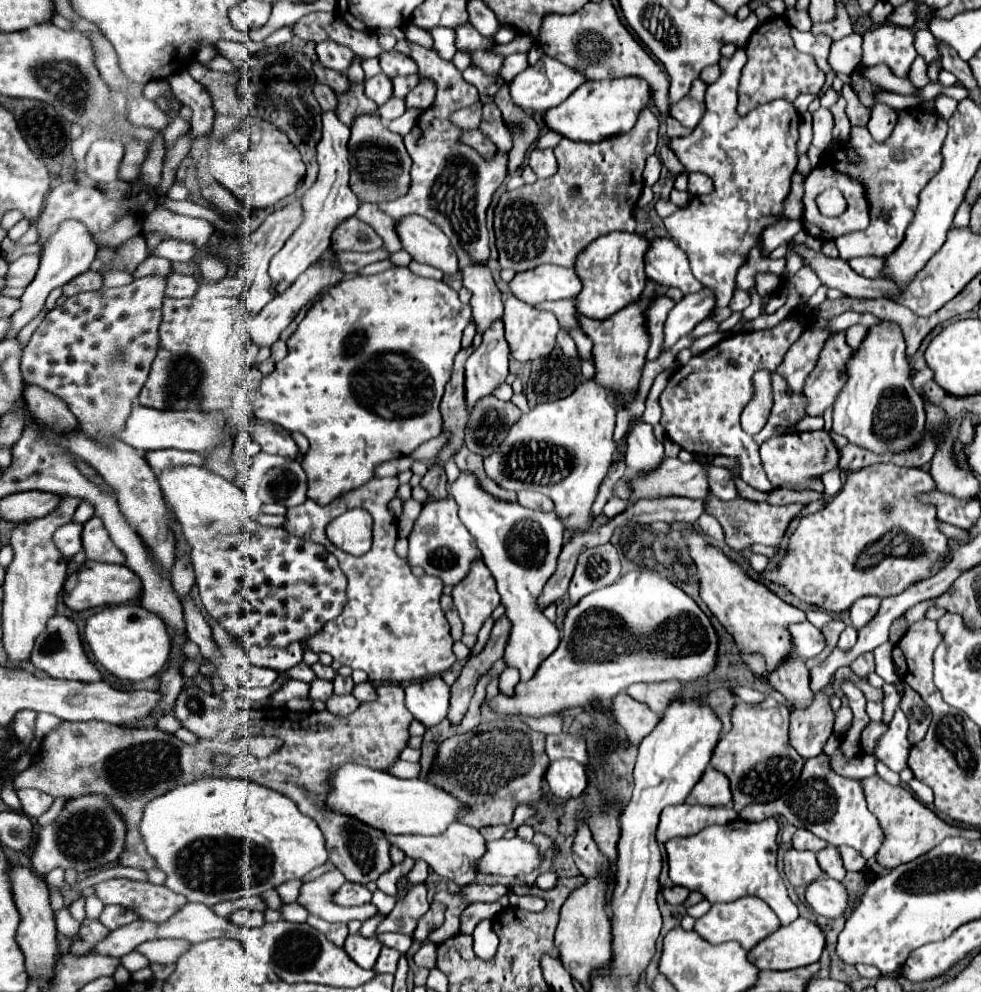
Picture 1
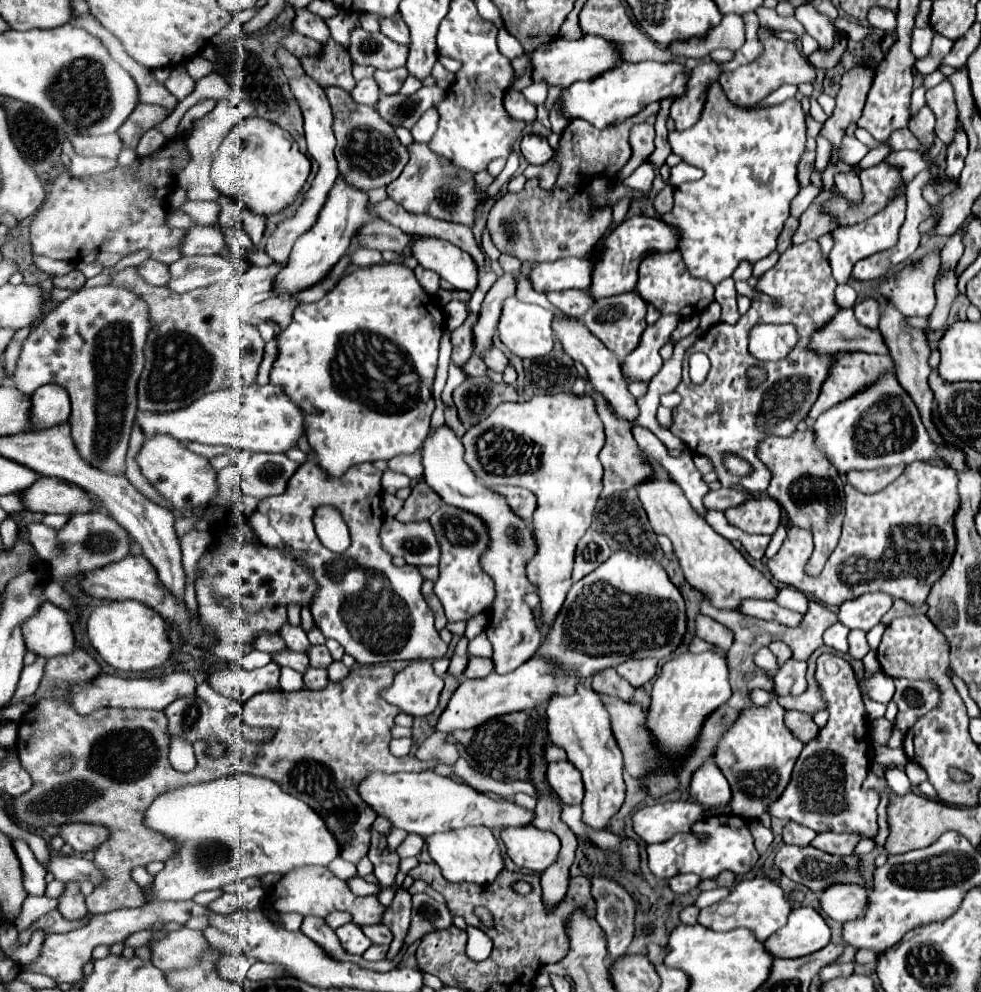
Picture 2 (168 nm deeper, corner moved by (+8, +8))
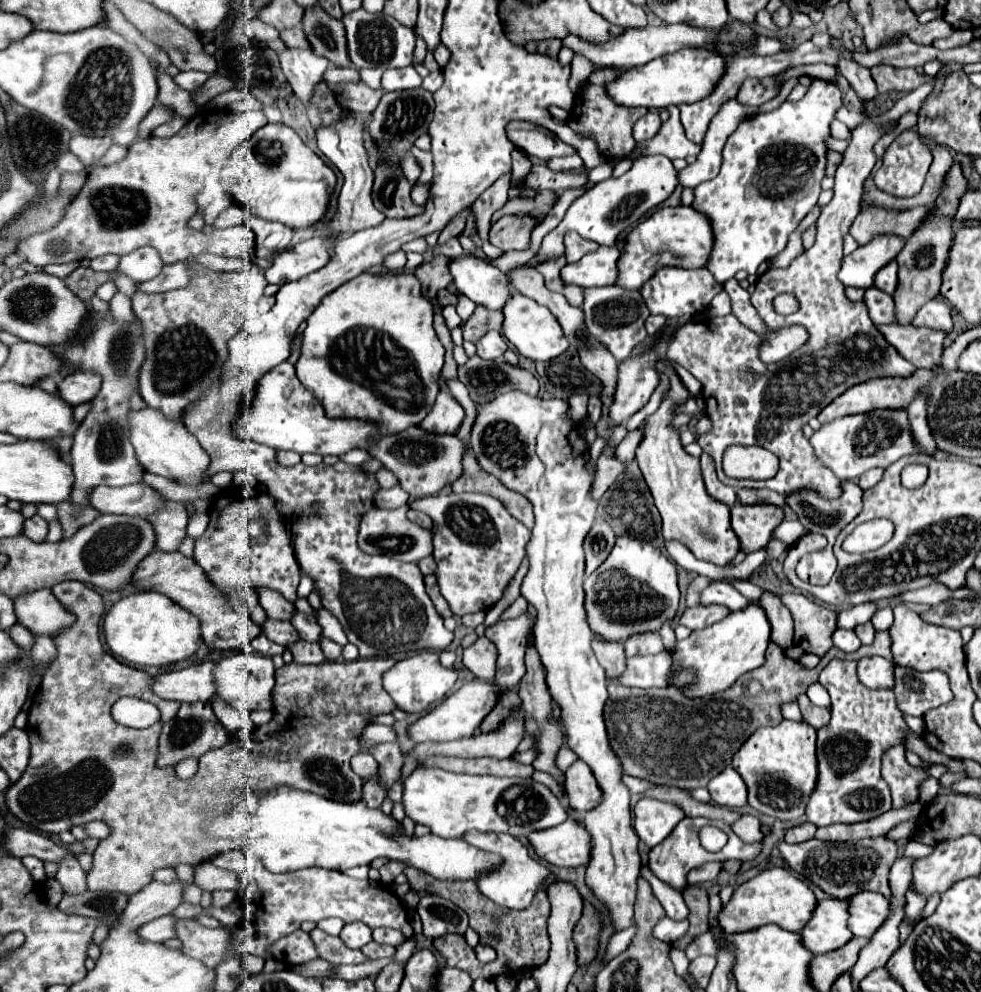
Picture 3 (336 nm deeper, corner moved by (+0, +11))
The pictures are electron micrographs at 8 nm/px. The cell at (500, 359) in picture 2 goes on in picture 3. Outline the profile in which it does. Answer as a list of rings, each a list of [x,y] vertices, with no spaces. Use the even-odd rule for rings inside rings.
[[[499,331],[485,333],[475,345],[477,345],[477,355],[481,359],[501,359],[507,349],[507,343],[503,341]]]

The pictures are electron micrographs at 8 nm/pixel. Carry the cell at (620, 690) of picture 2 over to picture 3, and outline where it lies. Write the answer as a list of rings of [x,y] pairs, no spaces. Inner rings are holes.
[[[599,635],[593,637],[593,651],[599,661],[599,665],[607,671],[607,677],[617,677],[621,671],[625,671],[625,651],[623,643],[609,643],[605,639],[599,639]]]

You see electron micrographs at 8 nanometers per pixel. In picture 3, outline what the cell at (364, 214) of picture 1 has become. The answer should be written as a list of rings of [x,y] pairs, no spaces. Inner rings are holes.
[[[407,153],[407,157],[403,159],[401,167],[403,167],[403,173],[405,173],[407,179],[409,179],[409,177],[419,177],[419,175],[421,175],[421,165],[417,163],[417,159],[415,159],[411,153]]]

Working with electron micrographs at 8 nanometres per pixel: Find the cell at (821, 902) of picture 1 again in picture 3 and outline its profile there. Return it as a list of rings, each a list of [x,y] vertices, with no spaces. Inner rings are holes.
[[[863,891],[851,897],[851,919],[849,929],[857,937],[871,937],[883,921],[891,915],[891,901],[885,899],[881,893]]]

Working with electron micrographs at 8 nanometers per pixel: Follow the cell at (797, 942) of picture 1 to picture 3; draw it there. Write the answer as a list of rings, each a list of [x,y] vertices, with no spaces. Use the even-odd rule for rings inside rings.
[[[823,899],[813,911],[813,919],[801,931],[803,945],[815,955],[827,953],[849,943],[853,933],[847,927],[849,901],[845,899]]]

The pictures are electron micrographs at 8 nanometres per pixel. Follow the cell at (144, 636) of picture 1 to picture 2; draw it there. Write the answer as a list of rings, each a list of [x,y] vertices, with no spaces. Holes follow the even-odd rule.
[[[137,600],[107,602],[93,608],[87,620],[87,634],[99,656],[123,672],[145,672],[161,666],[173,652],[165,636],[165,620],[149,606]]]

